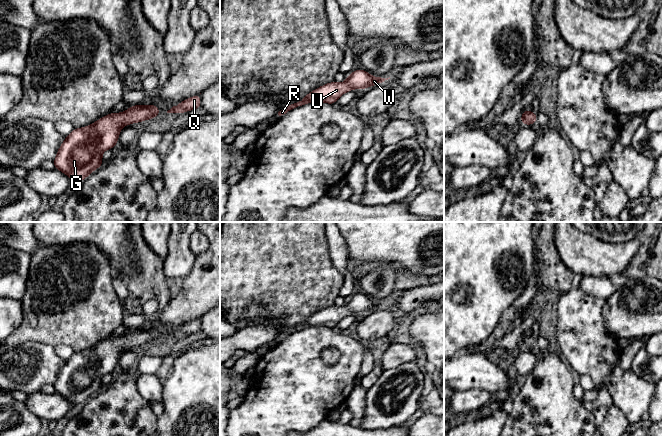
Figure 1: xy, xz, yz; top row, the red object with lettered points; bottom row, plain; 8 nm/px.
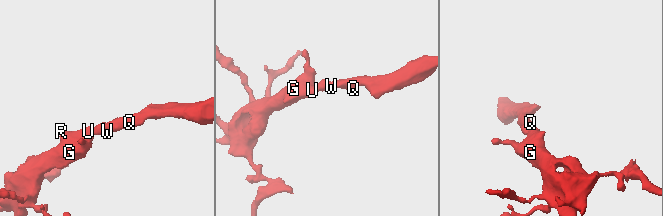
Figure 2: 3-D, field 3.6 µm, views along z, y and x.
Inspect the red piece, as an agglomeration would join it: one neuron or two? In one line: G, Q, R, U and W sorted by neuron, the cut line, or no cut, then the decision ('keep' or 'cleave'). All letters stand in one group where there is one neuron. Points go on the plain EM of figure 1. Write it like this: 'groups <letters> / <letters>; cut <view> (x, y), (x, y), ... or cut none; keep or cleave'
groups G Q R U W; cut none; keep

